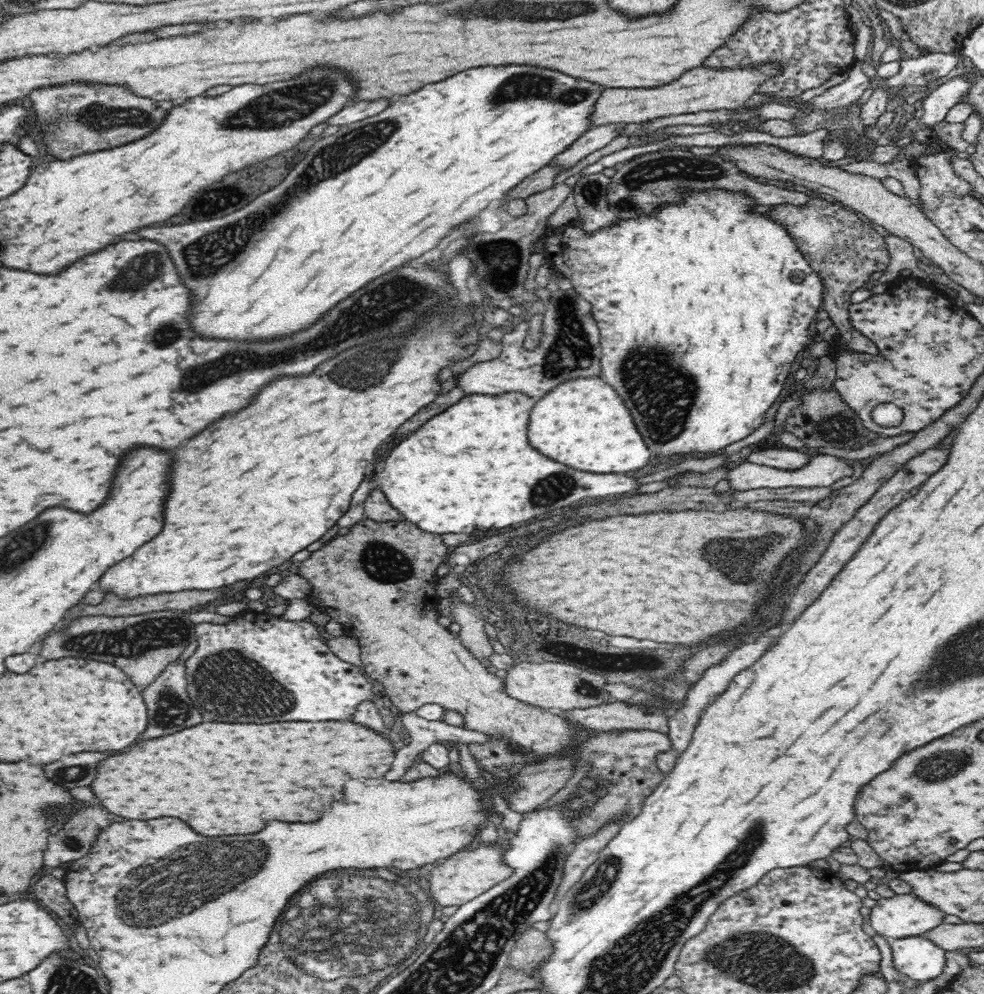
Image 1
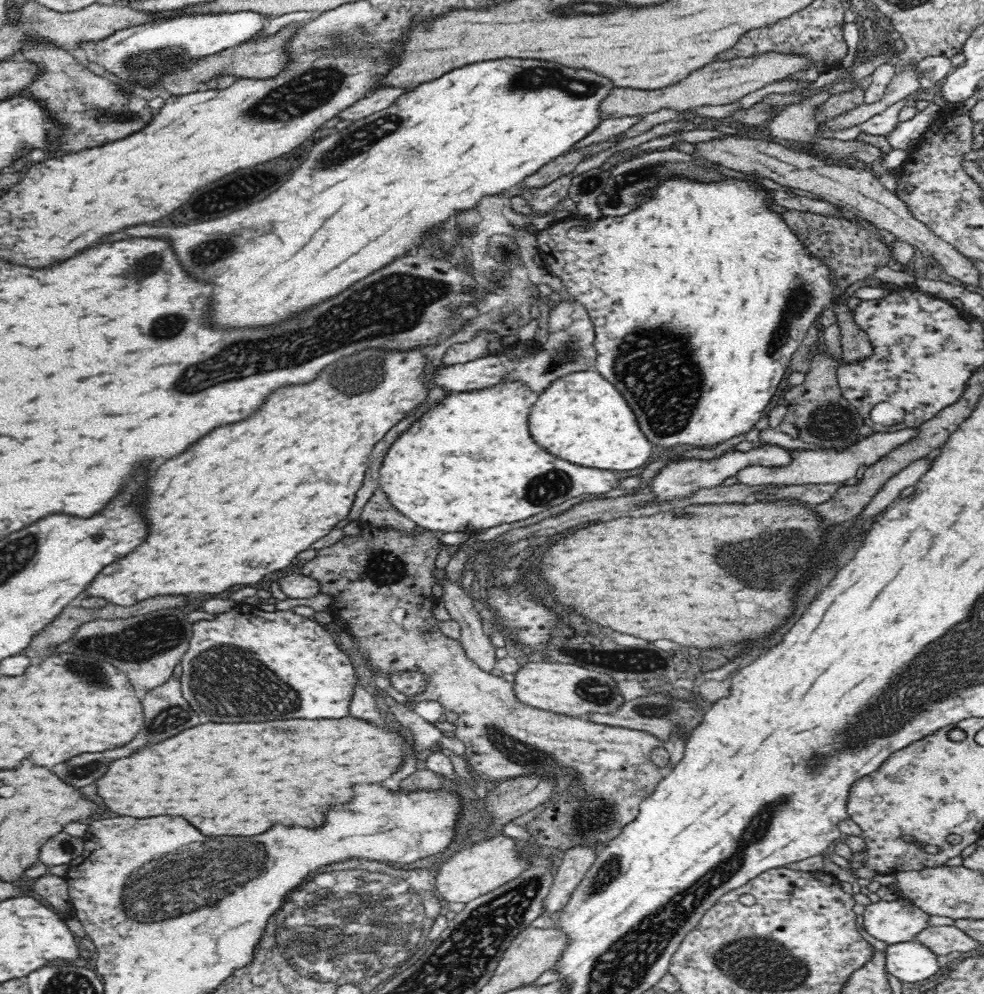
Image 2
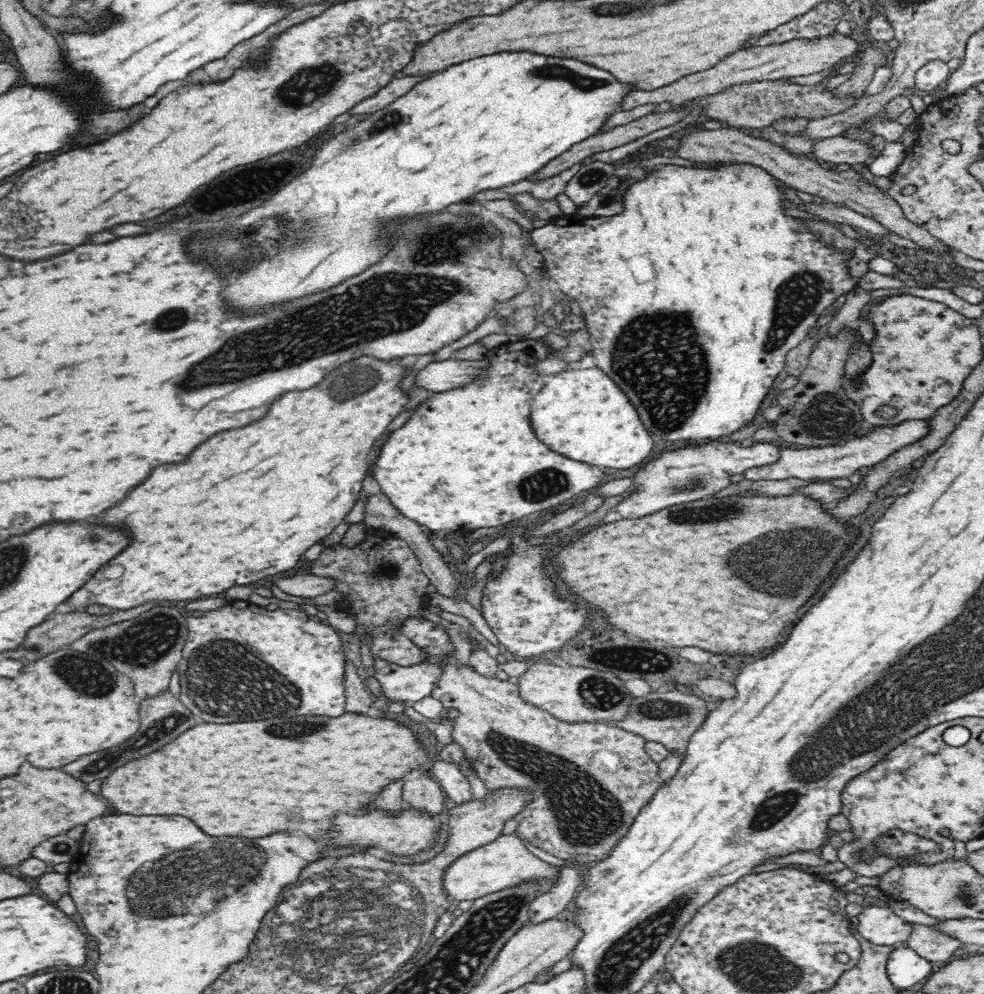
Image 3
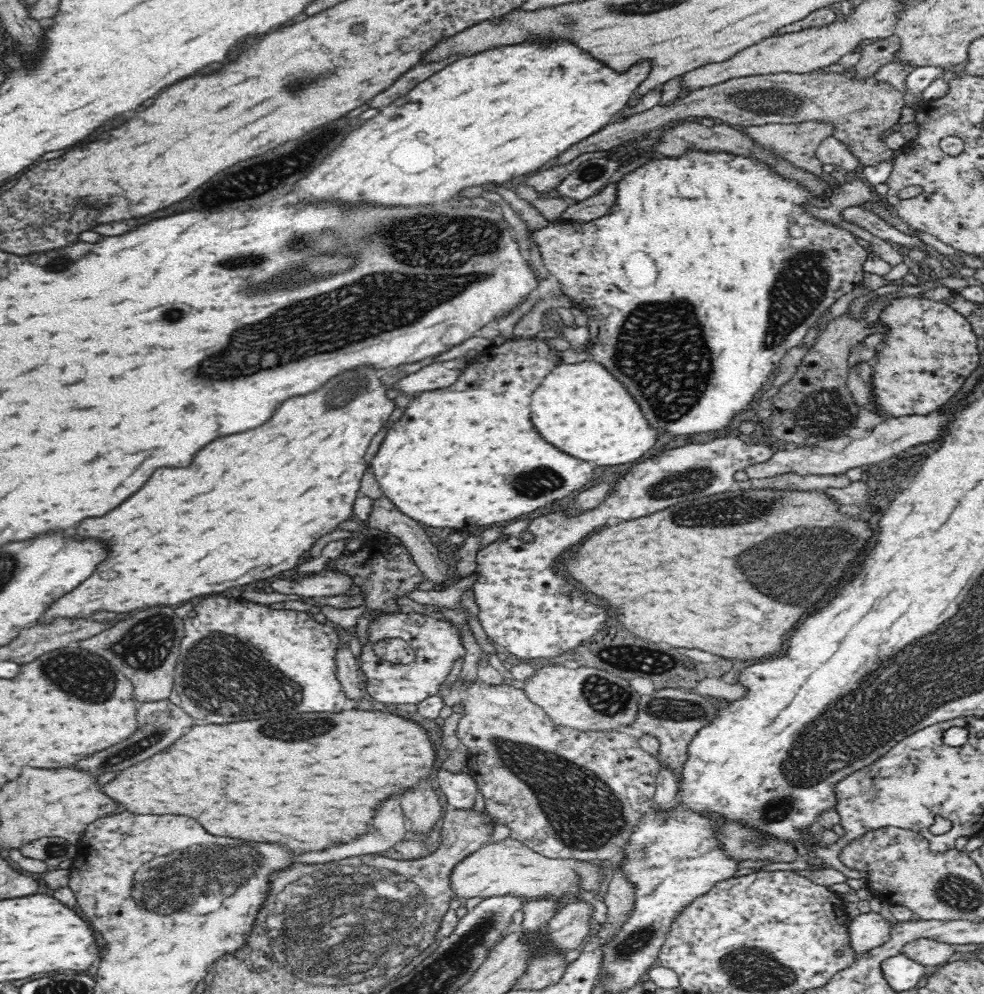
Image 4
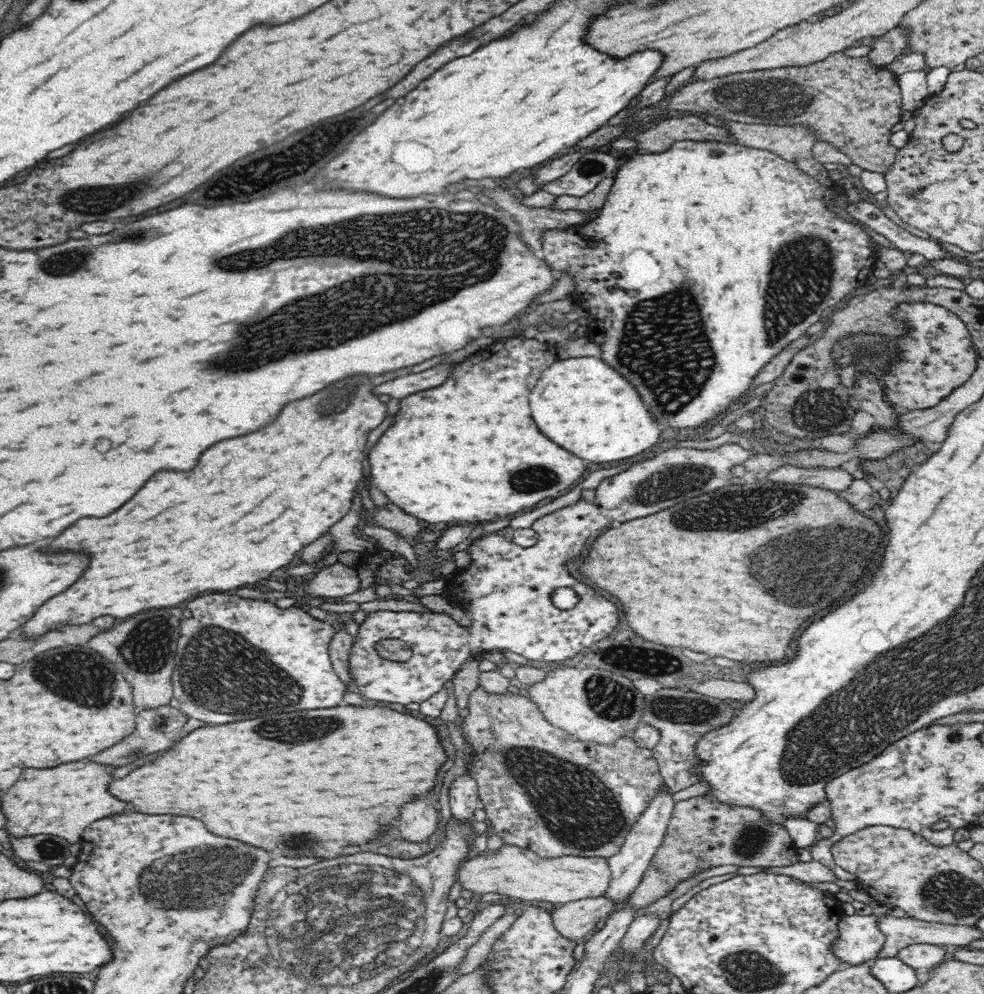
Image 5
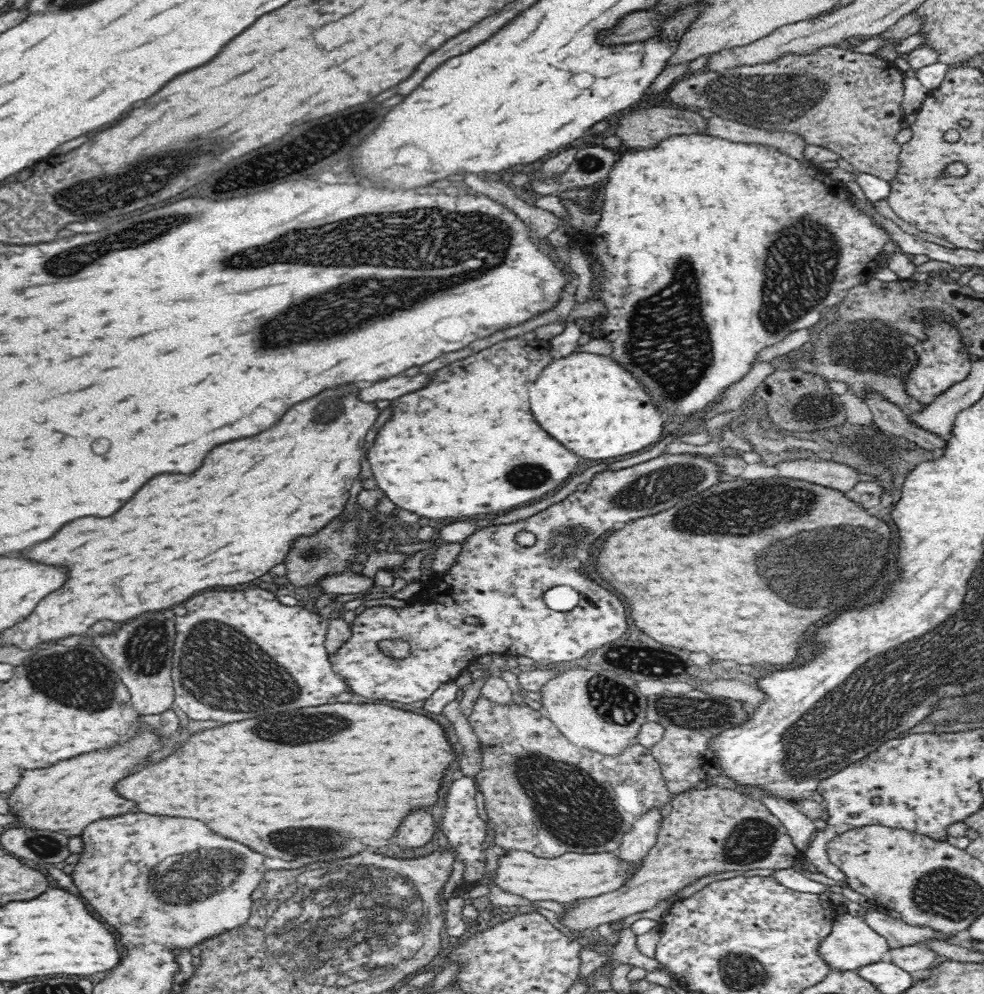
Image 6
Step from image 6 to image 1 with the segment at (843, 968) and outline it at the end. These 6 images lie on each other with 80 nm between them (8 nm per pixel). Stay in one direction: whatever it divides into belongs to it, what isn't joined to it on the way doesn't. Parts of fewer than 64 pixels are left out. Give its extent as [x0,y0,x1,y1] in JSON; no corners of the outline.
[866,893,944,941]

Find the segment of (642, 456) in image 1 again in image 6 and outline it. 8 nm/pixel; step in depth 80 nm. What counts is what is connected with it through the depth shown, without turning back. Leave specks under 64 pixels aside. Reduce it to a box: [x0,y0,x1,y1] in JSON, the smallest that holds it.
[530,351,670,460]

